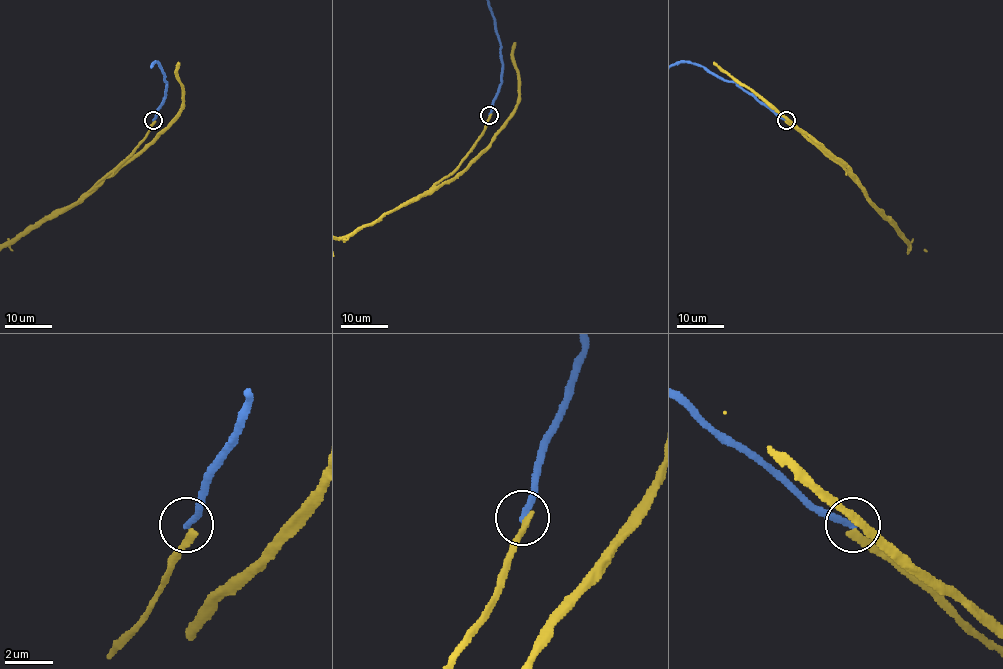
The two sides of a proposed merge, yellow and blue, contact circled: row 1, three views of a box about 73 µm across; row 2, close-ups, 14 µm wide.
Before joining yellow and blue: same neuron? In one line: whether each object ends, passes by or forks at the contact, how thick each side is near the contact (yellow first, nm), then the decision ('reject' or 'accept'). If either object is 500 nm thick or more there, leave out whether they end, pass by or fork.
yellow ends | blue ends | 300/280 nm | reject

